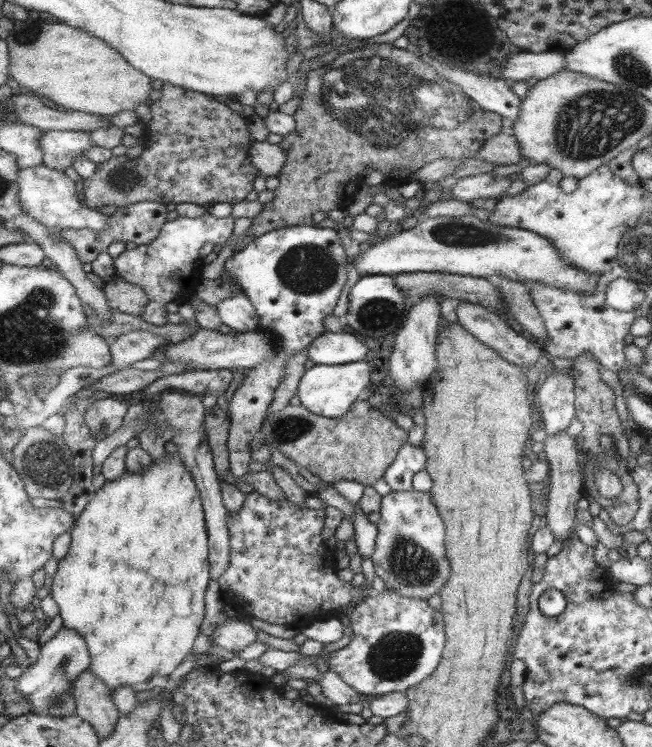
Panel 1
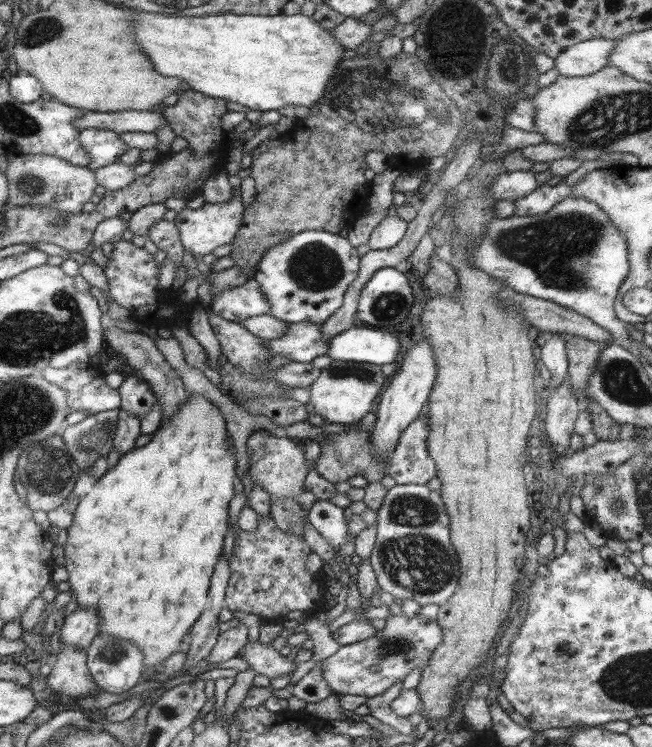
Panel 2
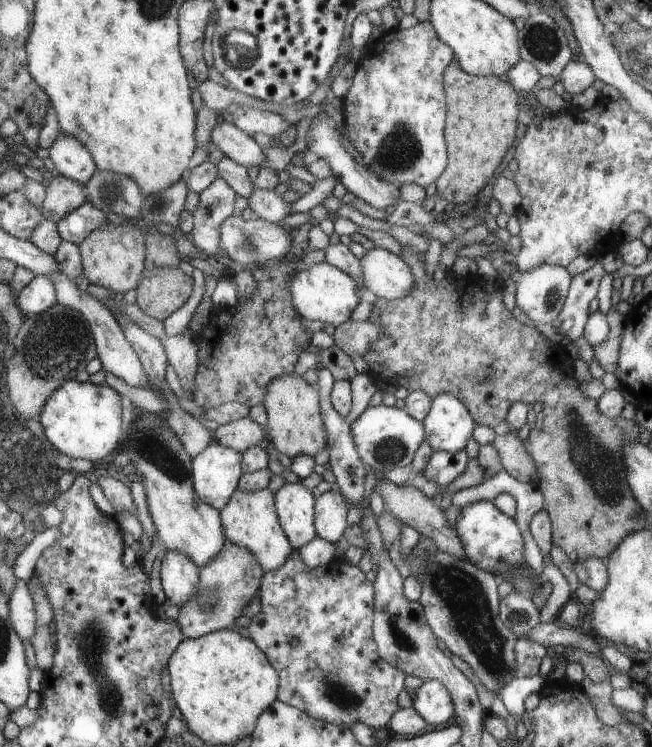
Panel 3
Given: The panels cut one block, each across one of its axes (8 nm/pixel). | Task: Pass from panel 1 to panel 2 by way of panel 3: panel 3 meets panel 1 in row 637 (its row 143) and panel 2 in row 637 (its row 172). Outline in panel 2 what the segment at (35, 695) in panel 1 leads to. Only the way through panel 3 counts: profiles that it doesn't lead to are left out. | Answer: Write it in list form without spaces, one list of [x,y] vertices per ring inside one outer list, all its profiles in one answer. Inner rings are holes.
[[[77,608],[57,627],[59,643],[75,645],[85,652],[91,640],[98,634],[99,622],[99,616],[93,612],[93,609]]]

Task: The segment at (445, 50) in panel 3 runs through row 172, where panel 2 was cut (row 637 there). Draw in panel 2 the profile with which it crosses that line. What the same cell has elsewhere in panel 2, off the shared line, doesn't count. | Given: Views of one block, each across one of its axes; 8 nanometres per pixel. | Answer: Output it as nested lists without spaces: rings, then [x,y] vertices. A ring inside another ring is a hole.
[[[420,615],[414,618],[406,618],[402,616],[388,616],[385,619],[385,626],[382,630],[375,632],[375,638],[363,640],[348,646],[340,646],[335,654],[329,658],[317,662],[322,668],[322,677],[324,678],[331,691],[335,694],[351,694],[356,696],[365,696],[366,698],[375,697],[383,694],[385,690],[395,684],[397,679],[403,678],[416,666],[421,667],[424,662],[430,658],[430,654],[434,648],[441,644],[443,640],[443,632],[439,628],[437,620],[431,621]]]

